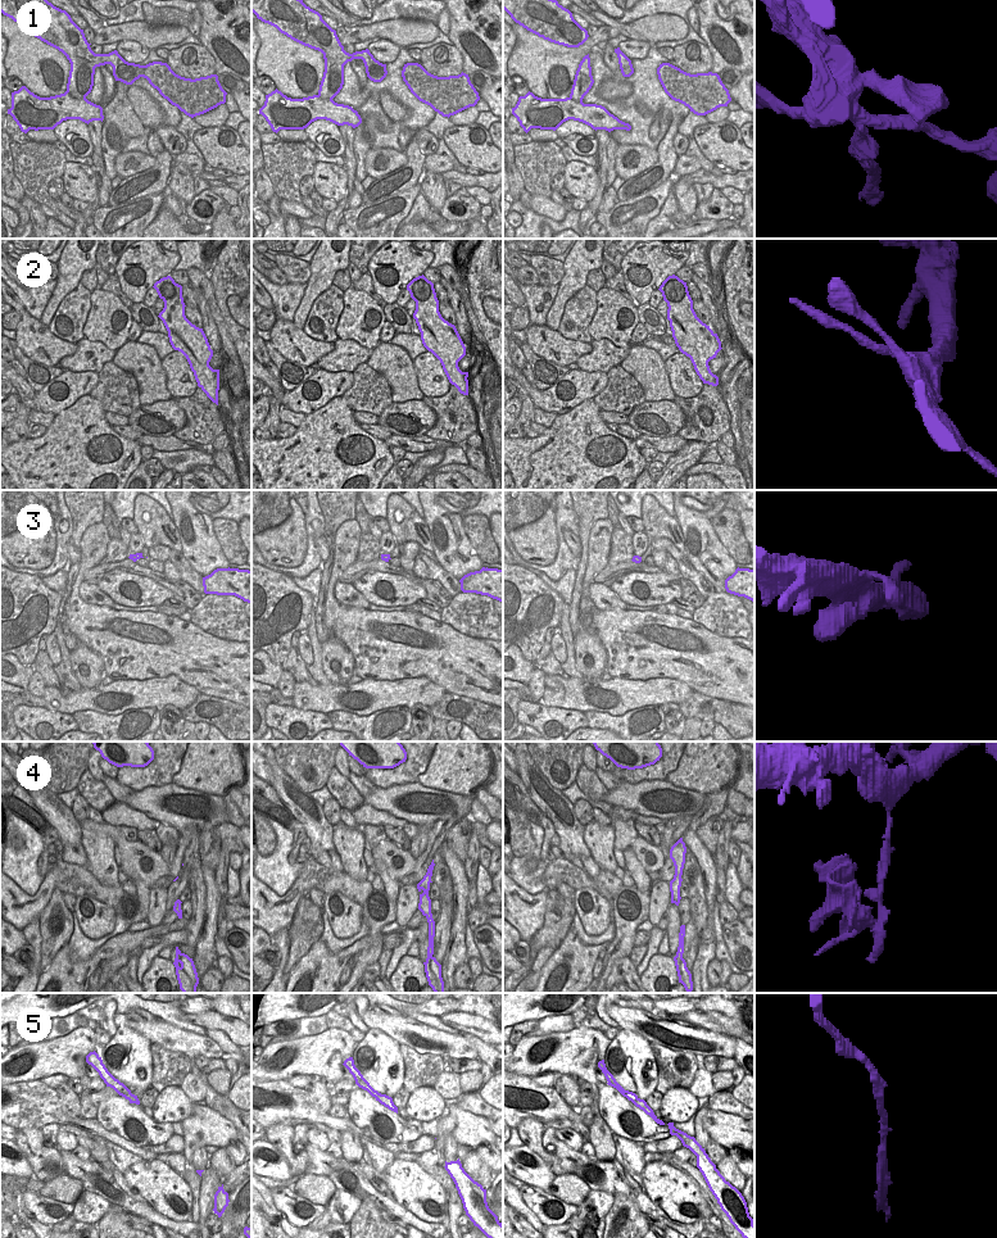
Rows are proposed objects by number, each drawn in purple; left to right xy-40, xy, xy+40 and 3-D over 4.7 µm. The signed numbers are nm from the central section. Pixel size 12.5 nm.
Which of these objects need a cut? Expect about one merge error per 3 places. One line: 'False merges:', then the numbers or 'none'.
False merges: 1, 4

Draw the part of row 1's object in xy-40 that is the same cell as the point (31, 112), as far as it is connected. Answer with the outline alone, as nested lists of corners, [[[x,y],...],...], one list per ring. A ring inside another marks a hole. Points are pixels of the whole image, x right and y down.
[[[26,86],[12,92],[12,108],[8,114],[27,133],[30,130],[54,130],[67,119],[80,119],[85,123],[104,119],[103,108],[87,99],[72,98],[68,92],[40,98]]]

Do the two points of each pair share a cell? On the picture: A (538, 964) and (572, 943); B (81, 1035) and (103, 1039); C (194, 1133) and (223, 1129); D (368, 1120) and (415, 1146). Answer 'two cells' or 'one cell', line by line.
A: two cells
B: two cells
C: one cell
D: two cells

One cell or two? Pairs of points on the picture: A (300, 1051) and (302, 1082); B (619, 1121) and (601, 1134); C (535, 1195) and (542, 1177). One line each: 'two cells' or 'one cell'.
A: two cells
B: two cells
C: two cells

